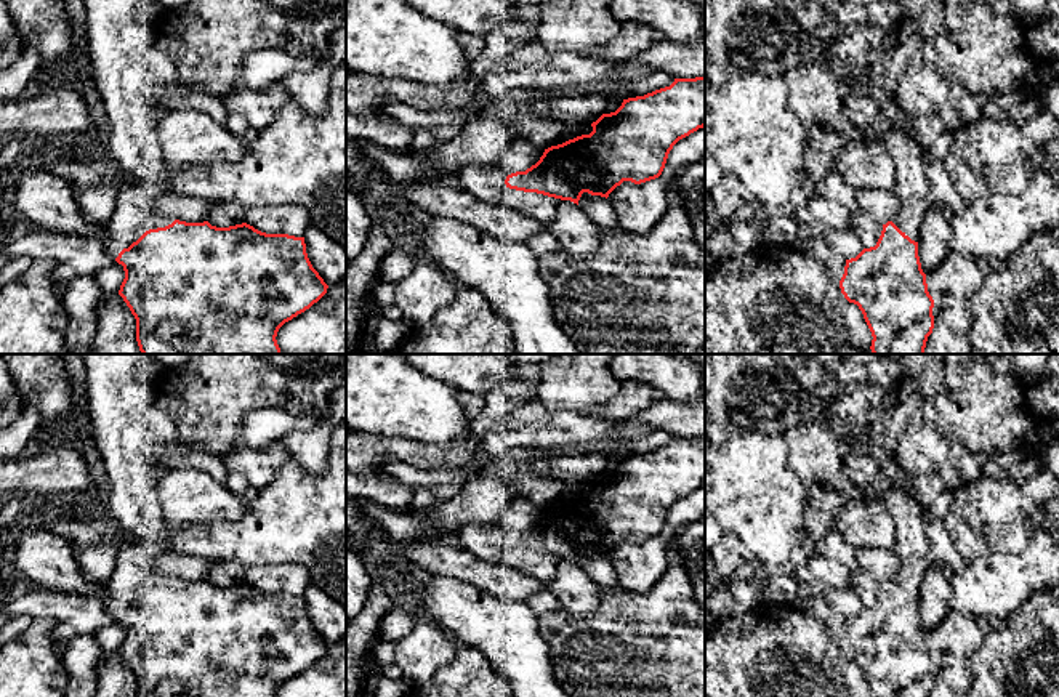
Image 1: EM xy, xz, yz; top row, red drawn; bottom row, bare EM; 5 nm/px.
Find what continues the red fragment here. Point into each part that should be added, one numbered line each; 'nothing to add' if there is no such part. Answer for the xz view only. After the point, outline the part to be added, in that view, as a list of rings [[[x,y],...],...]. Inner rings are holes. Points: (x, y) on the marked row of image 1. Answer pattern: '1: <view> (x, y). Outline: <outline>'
1: xz (487, 183). Outline: [[[487,165],[465,167],[458,173],[460,187],[465,189],[466,192],[476,195],[481,200],[524,213],[543,224],[550,223],[554,218],[554,212],[556,212],[554,197],[548,197],[548,195],[537,194],[537,192],[524,192],[524,191],[509,189],[505,184],[506,176],[508,176],[508,173],[503,171],[501,168],[487,167]]]

